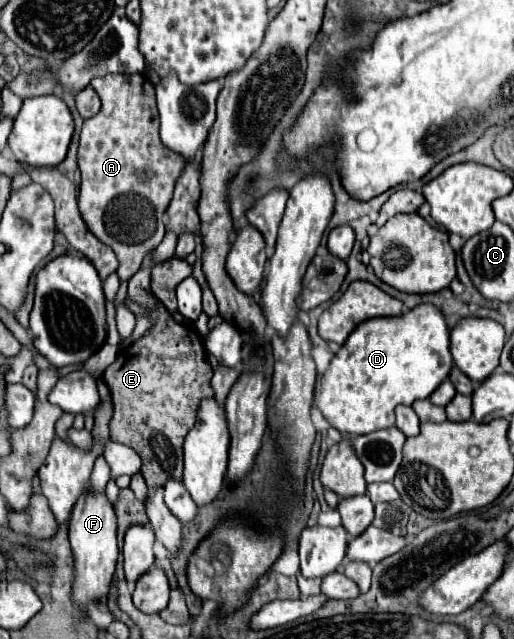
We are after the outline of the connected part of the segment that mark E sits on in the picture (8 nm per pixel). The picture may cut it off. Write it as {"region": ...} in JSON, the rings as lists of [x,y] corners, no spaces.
{"region":[[[129,304],[129,308],[135,314],[151,316],[155,324],[135,344],[123,348],[117,354],[117,360],[103,374],[103,380],[109,386],[111,398],[113,398],[113,418],[109,420],[109,430],[115,442],[123,442],[133,450],[137,450],[137,454],[143,460],[143,466],[141,466],[143,478],[147,486],[155,490],[165,486],[165,482],[171,478],[173,480],[183,478],[183,440],[187,432],[197,424],[201,400],[213,394],[213,390],[209,390],[209,378],[213,376],[213,370],[205,362],[205,342],[197,334],[195,326],[187,328],[187,324],[173,322],[165,306],[159,306],[153,312],[143,310],[139,304]]]}

